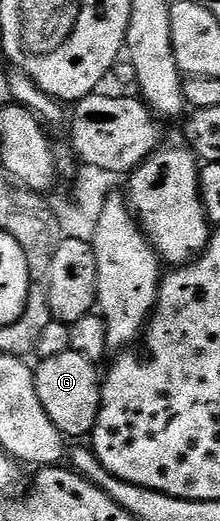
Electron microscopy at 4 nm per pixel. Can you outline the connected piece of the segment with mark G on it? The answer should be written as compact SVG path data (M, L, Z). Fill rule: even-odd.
M68 350L63 356L51 356L40 359L36 363L33 379L35 392L39 392L39 404L43 404L43 412L51 416L51 424L59 428L66 439L81 440L92 435L97 417L101 411L102 375L97 375L98 367L94 363L83 360L79 352Z

